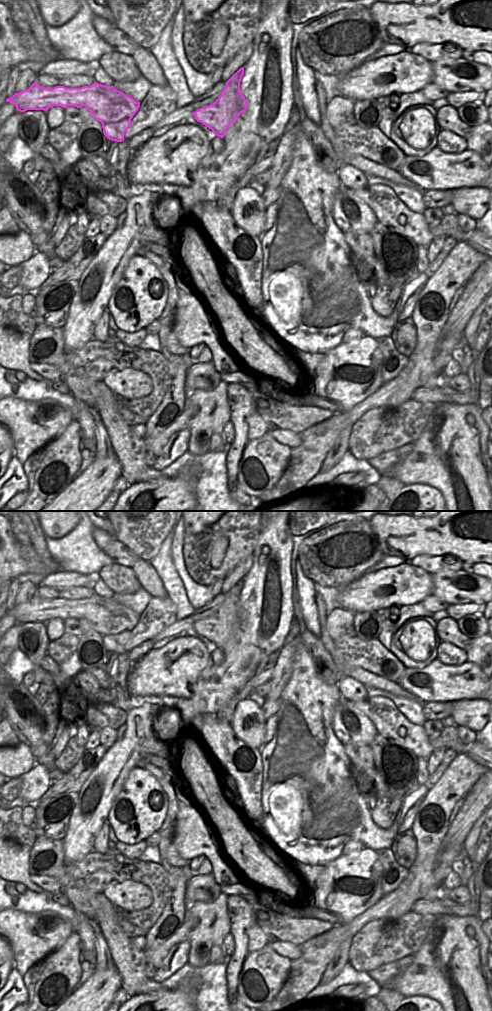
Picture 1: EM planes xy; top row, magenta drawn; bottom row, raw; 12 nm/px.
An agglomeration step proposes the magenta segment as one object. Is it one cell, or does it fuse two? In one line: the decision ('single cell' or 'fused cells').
fused cells

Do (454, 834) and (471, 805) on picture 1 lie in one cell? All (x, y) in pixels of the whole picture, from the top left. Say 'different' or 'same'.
same

